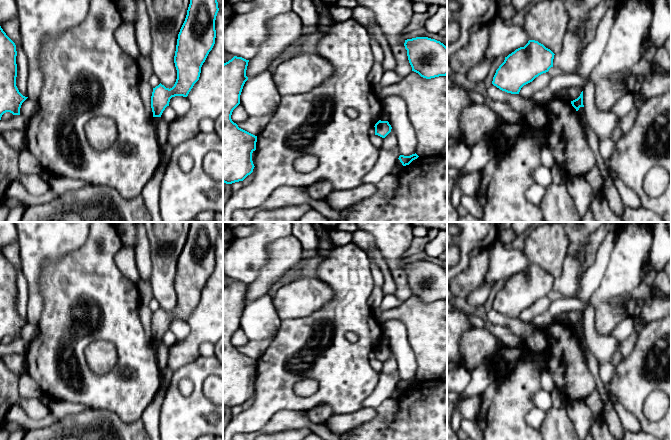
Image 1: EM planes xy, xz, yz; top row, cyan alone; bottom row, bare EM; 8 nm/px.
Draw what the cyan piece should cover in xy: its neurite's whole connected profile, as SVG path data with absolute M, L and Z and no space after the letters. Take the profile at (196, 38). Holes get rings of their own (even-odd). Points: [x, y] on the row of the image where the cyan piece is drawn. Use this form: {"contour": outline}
{"contour": "M190 0L185 21L178 34L174 56L177 79L170 89L161 83L153 88L153 117L161 117L172 97L187 97L199 80L201 67L215 44L218 11L217 0Z"}

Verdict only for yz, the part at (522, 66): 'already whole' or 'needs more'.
already whole

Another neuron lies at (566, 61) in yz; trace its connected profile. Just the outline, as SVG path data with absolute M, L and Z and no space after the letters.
M602 0L595 8L591 9L590 15L584 24L584 36L581 37L578 31L567 32L562 49L554 55L553 67L560 72L573 73L578 64L578 54L596 35L596 28L603 15L610 8L616 8L618 0Z

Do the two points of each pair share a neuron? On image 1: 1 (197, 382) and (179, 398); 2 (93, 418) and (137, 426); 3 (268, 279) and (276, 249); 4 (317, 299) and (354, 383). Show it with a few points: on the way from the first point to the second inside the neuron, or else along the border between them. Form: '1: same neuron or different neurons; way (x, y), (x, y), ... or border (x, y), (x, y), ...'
1: same neuron; way (195, 388), (195, 392), (189, 398), (185, 398)
2: same neuron; way (104, 421), (111, 421), (117, 427), (126, 427)
3: same neuron; way (271, 272), (276, 266), (276, 256)
4: different neurons; border (329, 285), (333, 296), (323, 306), (300, 318)

